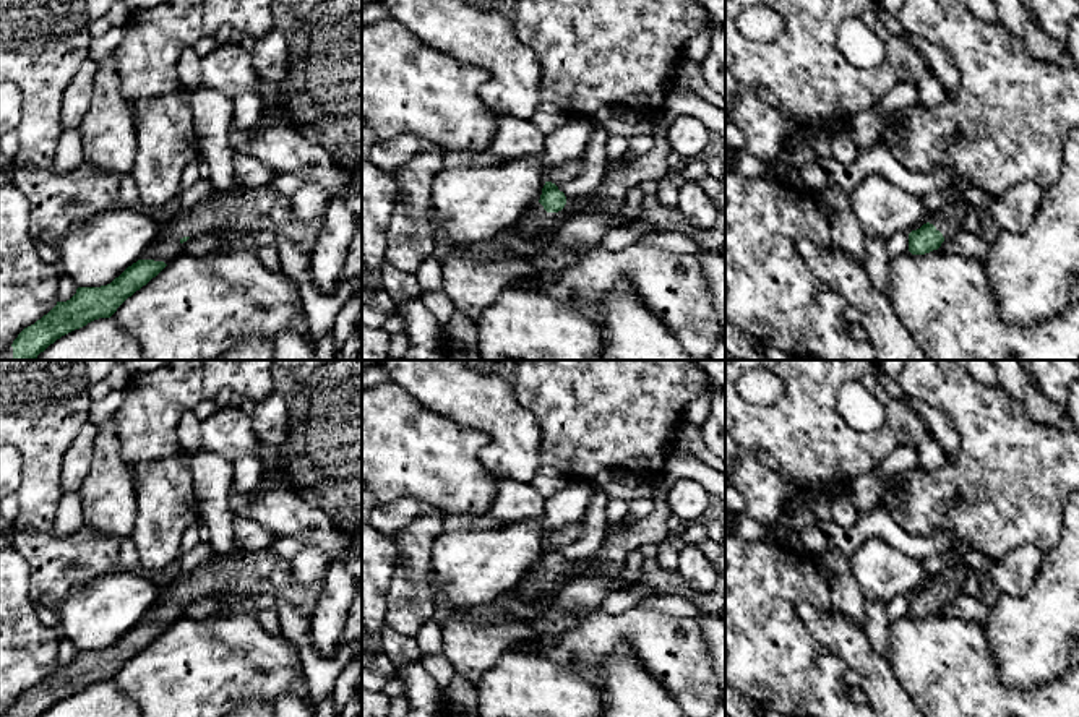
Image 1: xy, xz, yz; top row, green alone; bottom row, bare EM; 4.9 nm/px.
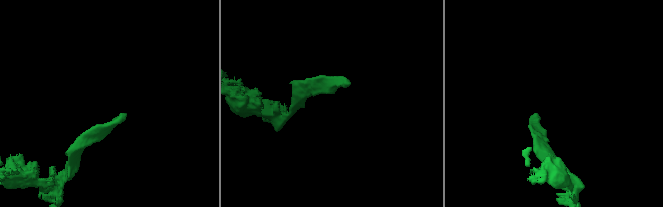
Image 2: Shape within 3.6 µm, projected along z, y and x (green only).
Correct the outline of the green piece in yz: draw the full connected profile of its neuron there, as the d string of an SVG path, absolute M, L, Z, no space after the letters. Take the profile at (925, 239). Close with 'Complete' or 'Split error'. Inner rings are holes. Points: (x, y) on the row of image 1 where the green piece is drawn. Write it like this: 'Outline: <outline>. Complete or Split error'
Outline: M962 198L954 200L949 206L933 214L920 229L909 234L909 251L925 255L938 250L941 243L961 230L965 216Z. Split error

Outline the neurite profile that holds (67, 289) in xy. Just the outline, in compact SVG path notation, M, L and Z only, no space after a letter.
M65 273L60 276L58 289L57 289L57 300L67 302L76 294L76 286L73 284L71 277Z

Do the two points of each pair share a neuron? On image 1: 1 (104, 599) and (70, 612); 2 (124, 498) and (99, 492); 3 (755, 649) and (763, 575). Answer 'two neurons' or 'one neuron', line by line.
1: one neuron
2: one neuron
3: one neuron

